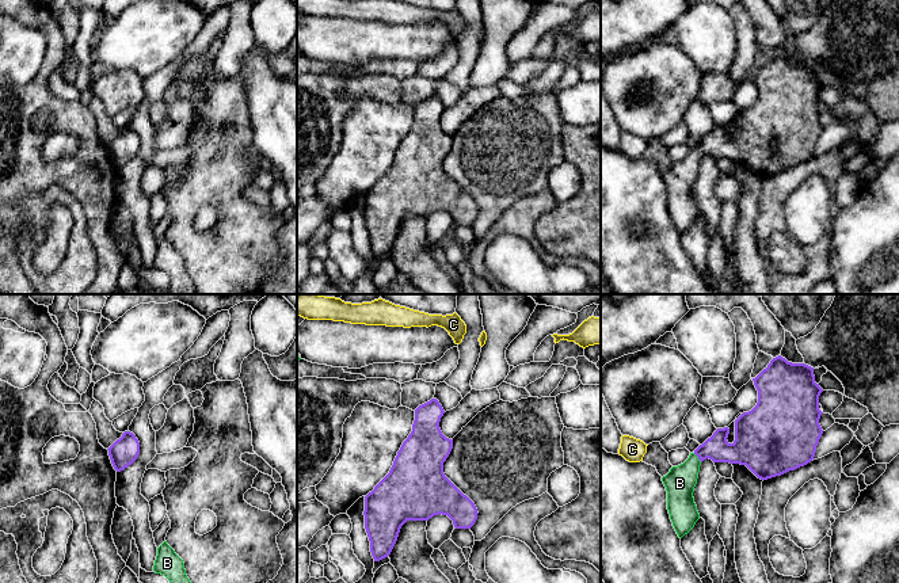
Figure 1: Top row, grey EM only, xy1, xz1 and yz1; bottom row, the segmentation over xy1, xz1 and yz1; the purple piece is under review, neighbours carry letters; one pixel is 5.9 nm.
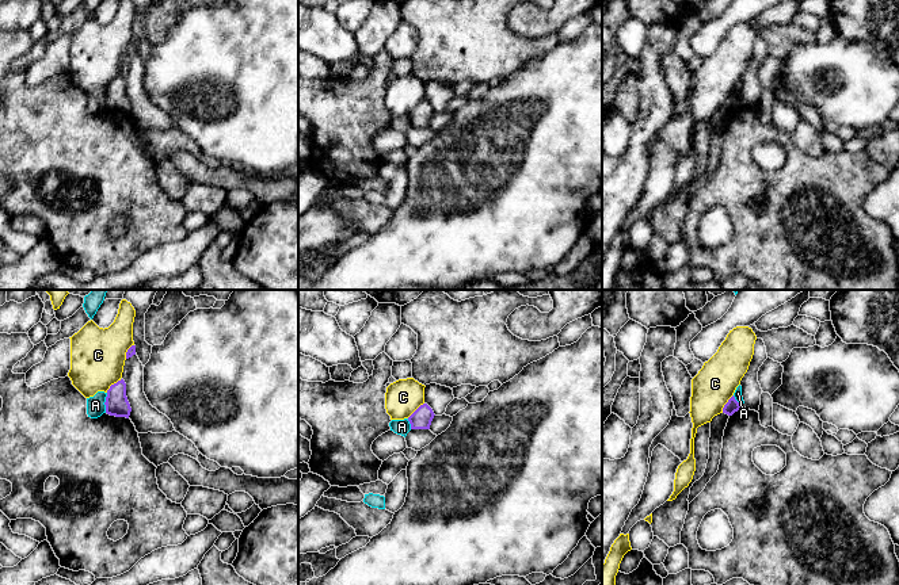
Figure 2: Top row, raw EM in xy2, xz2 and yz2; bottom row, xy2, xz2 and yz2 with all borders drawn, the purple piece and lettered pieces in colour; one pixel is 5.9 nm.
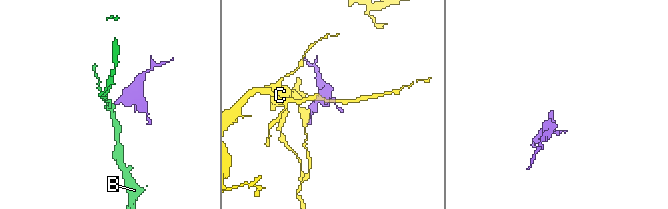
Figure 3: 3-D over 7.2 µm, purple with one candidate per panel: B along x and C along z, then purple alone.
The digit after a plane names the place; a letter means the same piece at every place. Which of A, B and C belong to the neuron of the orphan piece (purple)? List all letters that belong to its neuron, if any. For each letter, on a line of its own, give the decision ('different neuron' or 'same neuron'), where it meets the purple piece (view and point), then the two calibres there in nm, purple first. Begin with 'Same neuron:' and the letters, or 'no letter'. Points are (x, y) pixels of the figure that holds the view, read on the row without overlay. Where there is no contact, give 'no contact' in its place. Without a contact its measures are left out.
Same neuron: B
A: different neuron; meets purple in xy2 at (105, 99); 140 nm thick on the purple side, 110 nm on the other
B: same neuron; meets purple in yz1 at (697, 152); 150 nm thick on the purple side, 180 nm on the other
C: different neuron; meets purple in yz2 at (726, 100); 80 nm thick on the purple side, 240 nm on the other

